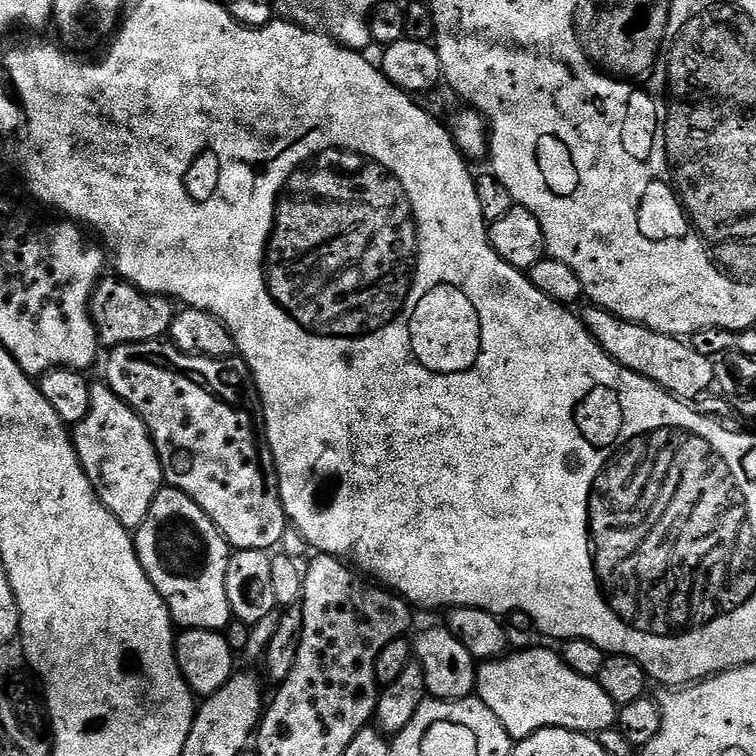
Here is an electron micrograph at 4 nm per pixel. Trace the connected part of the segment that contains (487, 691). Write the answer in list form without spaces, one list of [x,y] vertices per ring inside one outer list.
[[[528,648],[525,652],[514,652],[505,654],[498,660],[481,663],[476,674],[474,689],[480,701],[490,706],[490,710],[494,710],[498,722],[502,722],[502,726],[513,741],[525,740],[527,736],[532,736],[543,728],[565,728],[571,732],[597,734],[617,723],[618,706],[610,698],[610,694],[606,694],[606,690],[602,690],[600,683],[593,677],[574,674],[574,670],[566,666],[564,657],[559,651]]]

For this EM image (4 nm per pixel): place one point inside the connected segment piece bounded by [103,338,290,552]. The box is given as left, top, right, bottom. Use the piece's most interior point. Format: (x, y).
(202, 412)

